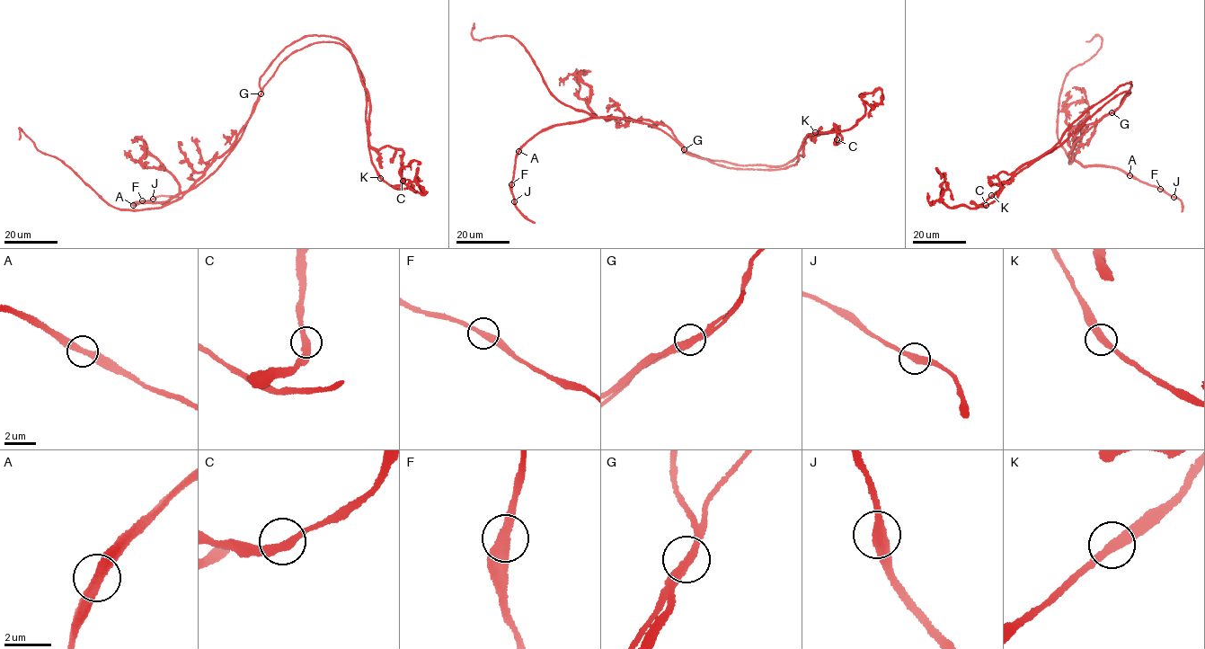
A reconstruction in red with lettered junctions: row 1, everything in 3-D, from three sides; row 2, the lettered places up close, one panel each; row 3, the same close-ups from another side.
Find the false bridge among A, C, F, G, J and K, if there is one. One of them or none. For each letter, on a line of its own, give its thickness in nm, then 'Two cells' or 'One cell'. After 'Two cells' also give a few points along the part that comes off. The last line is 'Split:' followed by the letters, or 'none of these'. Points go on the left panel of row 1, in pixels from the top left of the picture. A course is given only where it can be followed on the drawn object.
A: Thickness 400 nm. One cell
C: Thickness 400 nm. One cell
F: Thickness 380 nm. One cell
G: Thickness 400 nm. Two cells. Course of the part to remove: (261, 94), (235, 141), (185, 193), (159, 208), (110, 205), (57, 157), (37, 150), (20, 128), (19, 139)
J: Thickness 400 nm. One cell
K: Thickness 400 nm. One cell
Split: G

